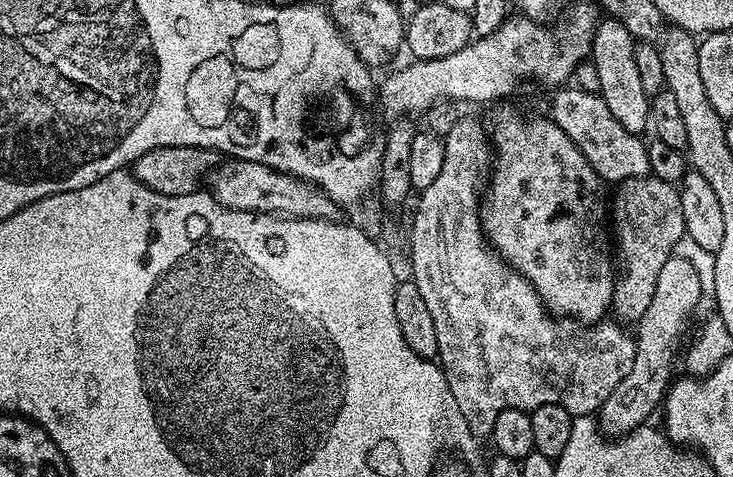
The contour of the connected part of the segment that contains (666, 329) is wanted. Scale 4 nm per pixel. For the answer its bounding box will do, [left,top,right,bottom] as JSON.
[598,254,702,438]

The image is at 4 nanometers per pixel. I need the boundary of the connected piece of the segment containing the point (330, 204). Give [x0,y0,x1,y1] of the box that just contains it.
[210,162,338,220]

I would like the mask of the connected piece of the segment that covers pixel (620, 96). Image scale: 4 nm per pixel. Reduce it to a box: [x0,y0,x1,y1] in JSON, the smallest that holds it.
[590,18,650,134]

